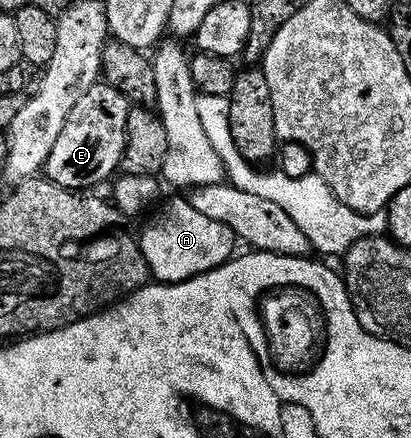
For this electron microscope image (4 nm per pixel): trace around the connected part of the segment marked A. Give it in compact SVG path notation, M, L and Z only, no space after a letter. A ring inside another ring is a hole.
M187 198L171 200L137 236L148 273L156 281L176 284L226 264L236 251L237 237L229 226L195 210Z

